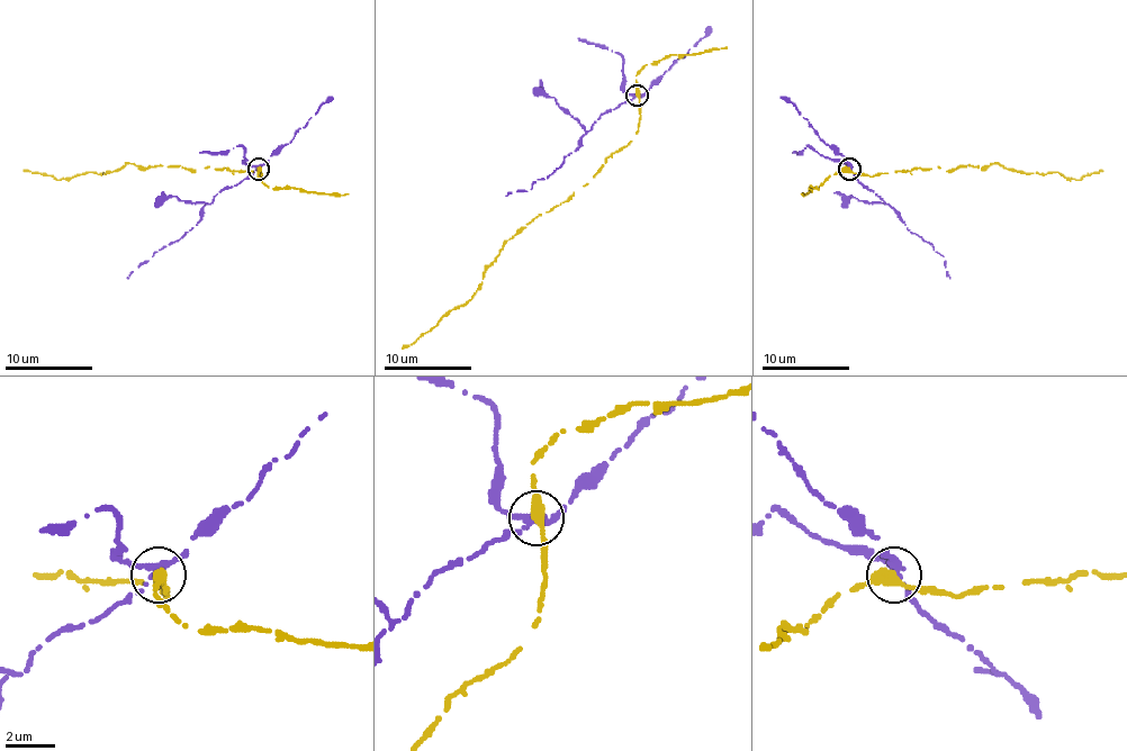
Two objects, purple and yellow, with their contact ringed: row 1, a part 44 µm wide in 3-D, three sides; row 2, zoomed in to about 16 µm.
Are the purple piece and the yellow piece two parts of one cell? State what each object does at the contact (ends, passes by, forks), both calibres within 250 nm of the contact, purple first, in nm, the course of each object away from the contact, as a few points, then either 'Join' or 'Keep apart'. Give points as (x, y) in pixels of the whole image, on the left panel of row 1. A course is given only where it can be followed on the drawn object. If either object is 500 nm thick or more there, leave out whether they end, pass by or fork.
At the ring purple forks. At the ring yellow passes by. Thickness 220 nm (purple) against 340 nm. Course of purple: (259, 168), (235, 186), (226, 186), (203, 207), (203, 218), (159, 249), (127, 278). Course of yellow: (259, 168), (261, 177), (259, 172), (208, 166), (189, 170), (129, 164), (106, 172), (55, 179), (23, 170). Keep apart

